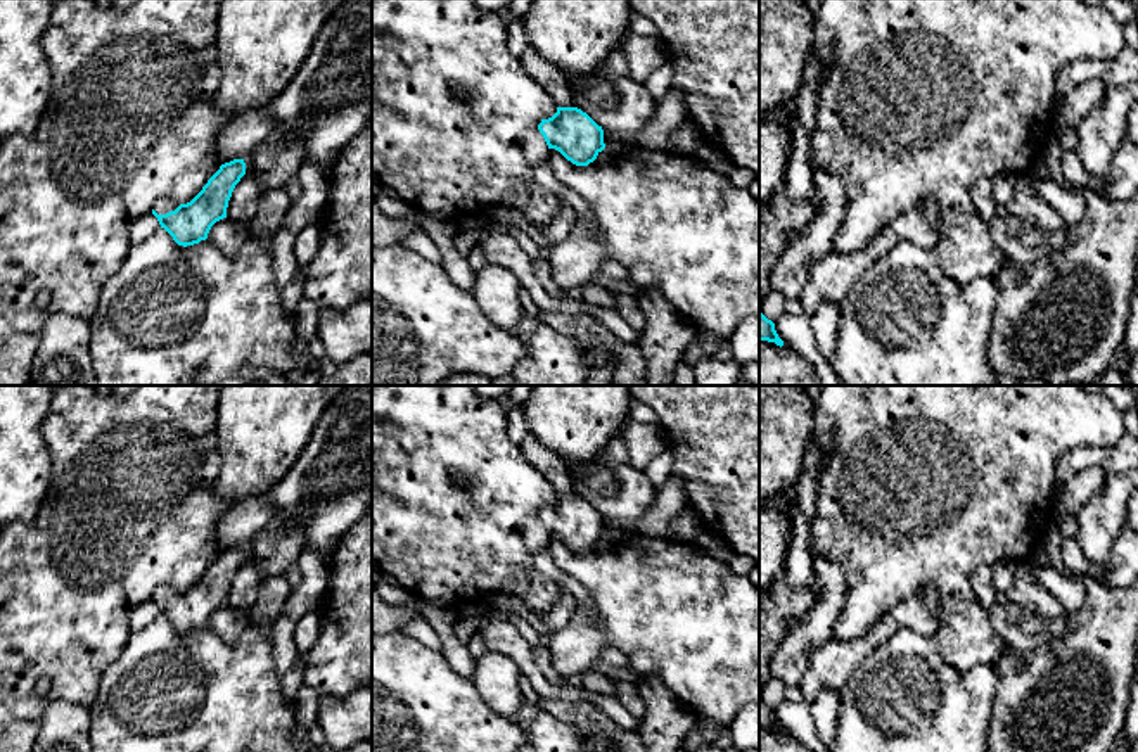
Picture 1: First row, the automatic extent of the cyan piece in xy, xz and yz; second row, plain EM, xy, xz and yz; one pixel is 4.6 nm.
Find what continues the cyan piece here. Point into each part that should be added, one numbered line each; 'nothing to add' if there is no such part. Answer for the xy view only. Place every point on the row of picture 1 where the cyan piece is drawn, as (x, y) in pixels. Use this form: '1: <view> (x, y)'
1: xy (161, 206)

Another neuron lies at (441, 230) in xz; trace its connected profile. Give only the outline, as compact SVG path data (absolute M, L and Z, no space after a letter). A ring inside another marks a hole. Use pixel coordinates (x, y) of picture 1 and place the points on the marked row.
M417 211L422 230L429 235L441 254L441 266L446 275L464 290L472 292L476 273L470 270L467 256L457 245L458 233L457 220L441 218Z

